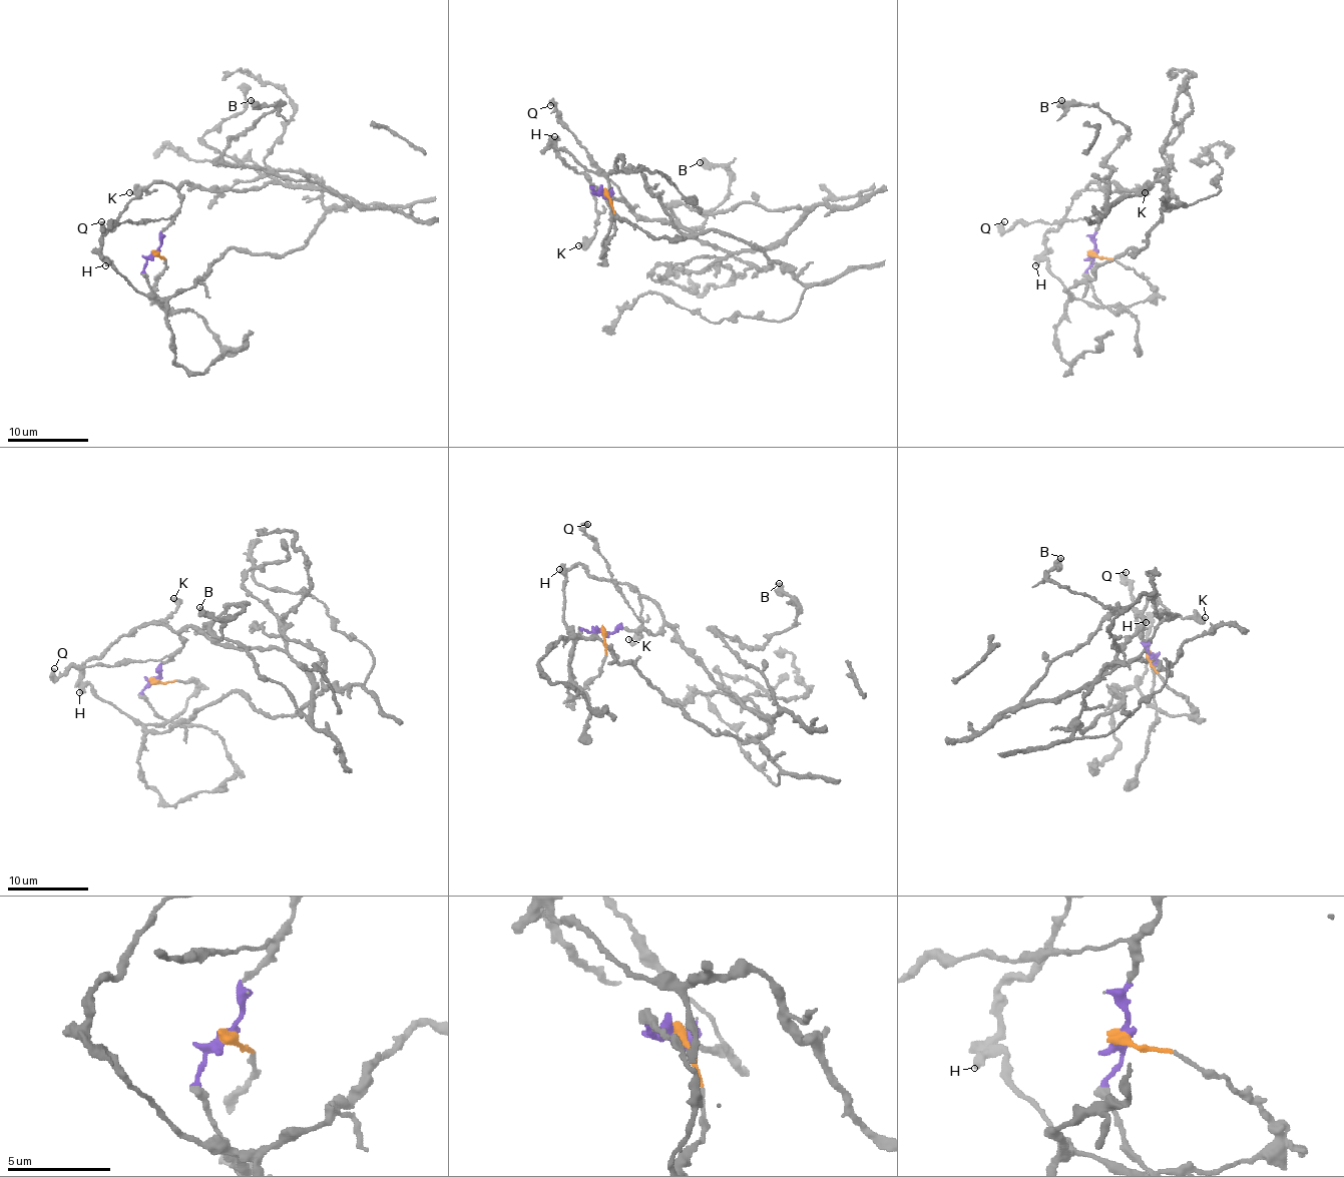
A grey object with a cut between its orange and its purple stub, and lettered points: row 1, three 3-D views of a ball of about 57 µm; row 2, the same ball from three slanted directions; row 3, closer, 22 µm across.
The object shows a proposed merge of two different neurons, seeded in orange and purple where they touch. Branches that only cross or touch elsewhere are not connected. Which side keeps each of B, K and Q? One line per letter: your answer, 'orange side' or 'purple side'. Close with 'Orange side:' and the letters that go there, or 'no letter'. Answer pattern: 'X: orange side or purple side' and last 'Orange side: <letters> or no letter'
B: purple side
K: purple side
Q: purple side
Orange side: no letter

